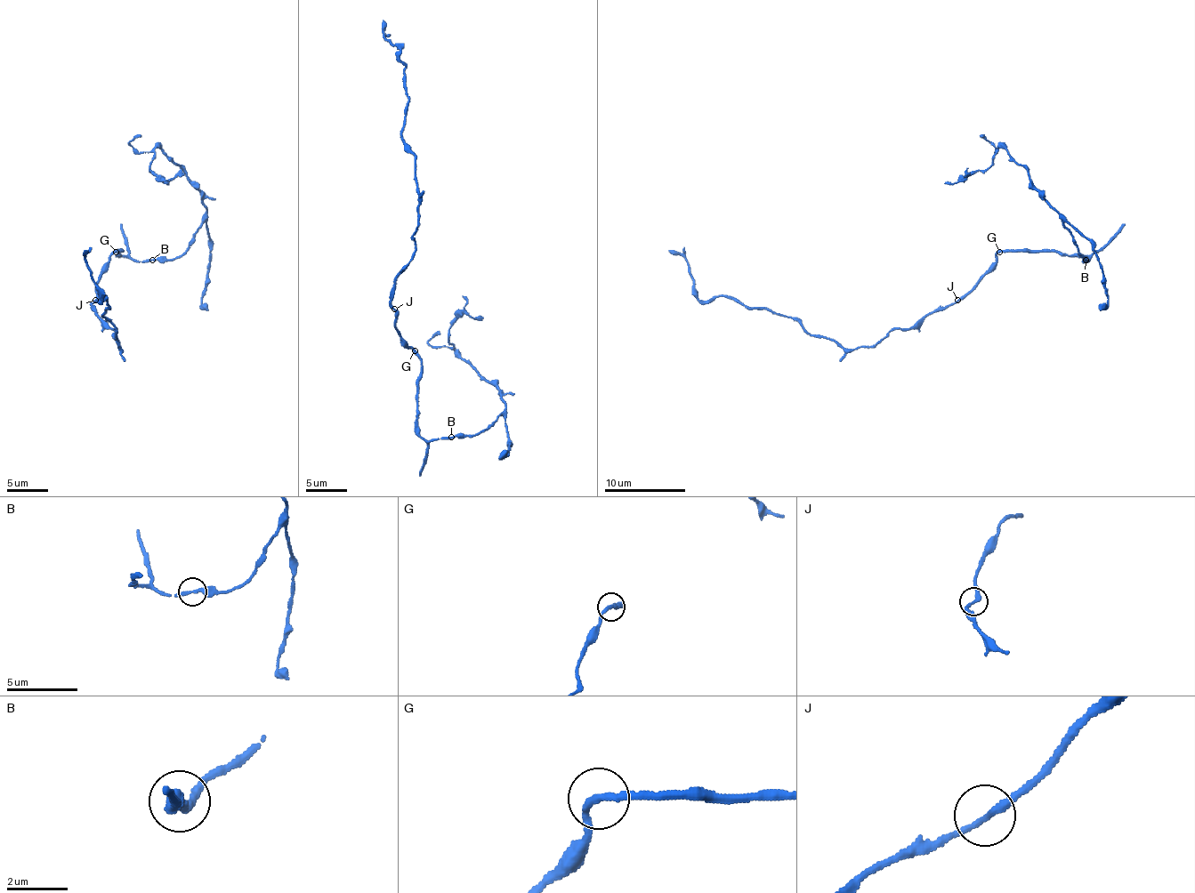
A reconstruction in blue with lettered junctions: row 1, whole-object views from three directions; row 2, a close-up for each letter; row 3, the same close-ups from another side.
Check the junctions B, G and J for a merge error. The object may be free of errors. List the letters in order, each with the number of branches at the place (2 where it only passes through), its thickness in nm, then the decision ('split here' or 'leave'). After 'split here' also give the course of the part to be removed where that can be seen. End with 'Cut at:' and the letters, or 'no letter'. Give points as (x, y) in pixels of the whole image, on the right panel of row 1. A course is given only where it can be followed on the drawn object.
B: 2 | 240 nm | leave
G: 2 | 240 nm | leave
J: 2 | 240 nm | leave
Cut at: no letter

